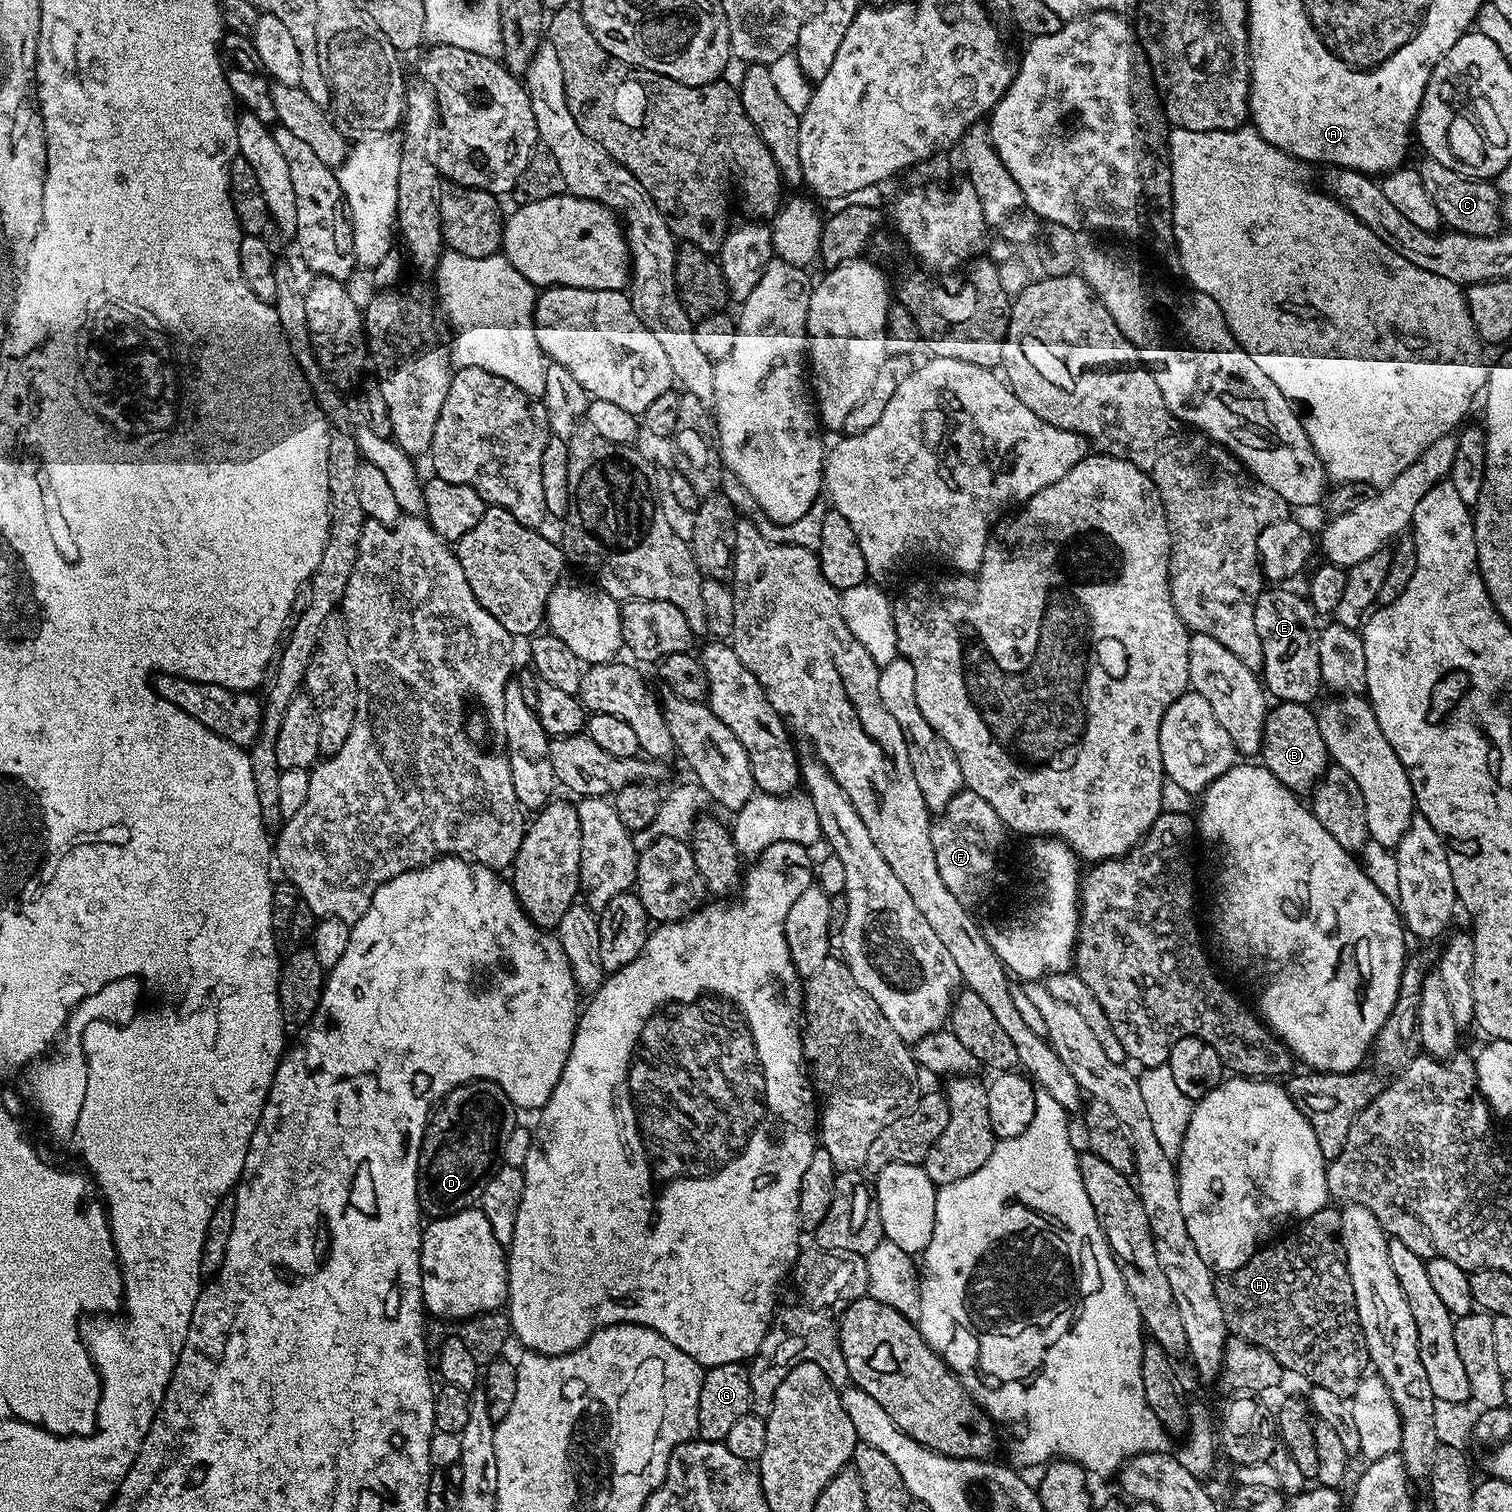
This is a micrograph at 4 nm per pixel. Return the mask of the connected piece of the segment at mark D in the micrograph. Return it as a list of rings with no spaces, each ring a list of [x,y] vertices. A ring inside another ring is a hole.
[[[469,1080],[448,1093],[432,1109],[428,1124],[424,1127],[424,1137],[416,1171],[416,1201],[425,1217],[449,1216],[473,1207],[486,1190],[490,1178],[501,1167],[504,1158],[506,1138],[510,1130],[518,1127],[516,1112],[512,1109],[514,1100],[506,1095],[497,1084],[489,1080]]]

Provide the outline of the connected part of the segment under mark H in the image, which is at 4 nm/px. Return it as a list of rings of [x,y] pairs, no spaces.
[[[1327,1206],[1305,1218],[1296,1227],[1284,1238],[1261,1247],[1238,1269],[1221,1273],[1215,1279],[1218,1304],[1228,1331],[1235,1339],[1262,1346],[1268,1353],[1274,1354],[1274,1358],[1278,1358],[1289,1373],[1297,1372],[1305,1376],[1309,1385],[1351,1398],[1354,1390],[1358,1390],[1358,1382],[1366,1375],[1370,1361],[1365,1334],[1358,1318],[1353,1283],[1349,1278],[1348,1260],[1338,1237],[1341,1214],[1337,1207]]]

